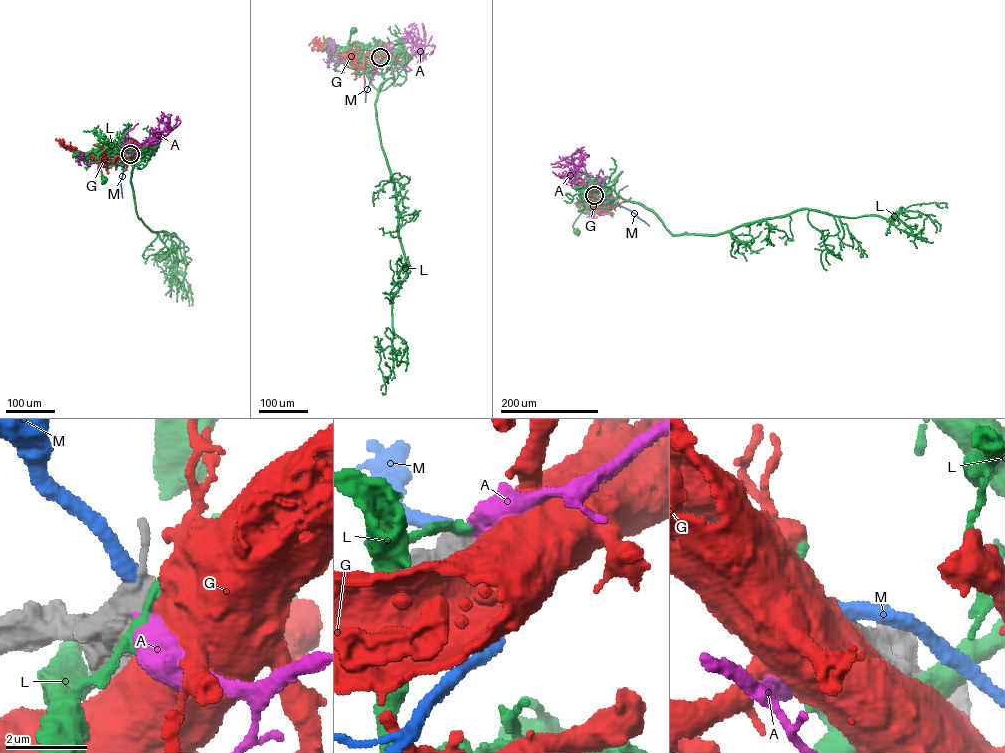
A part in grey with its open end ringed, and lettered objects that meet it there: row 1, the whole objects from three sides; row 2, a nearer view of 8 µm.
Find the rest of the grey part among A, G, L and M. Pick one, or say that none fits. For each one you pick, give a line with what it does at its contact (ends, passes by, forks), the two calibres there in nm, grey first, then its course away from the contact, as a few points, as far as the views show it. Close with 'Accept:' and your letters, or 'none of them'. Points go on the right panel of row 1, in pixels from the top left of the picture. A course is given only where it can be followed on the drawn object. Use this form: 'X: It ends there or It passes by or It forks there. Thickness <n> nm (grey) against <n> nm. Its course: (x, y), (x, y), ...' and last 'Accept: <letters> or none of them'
A: It ends there. Thickness 700 nm (grey) against 440 nm. Its course: (594, 195), (569, 177), (579, 165), (580, 152), (562, 160), (559, 156)
Accept: A

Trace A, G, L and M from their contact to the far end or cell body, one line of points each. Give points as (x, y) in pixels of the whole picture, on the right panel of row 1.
A: (594, 195), (569, 177), (579, 165), (580, 152), (562, 160), (559, 156)
G: (594, 195), (602, 202), (589, 207), (576, 206), (582, 201)
L: (594, 195), (597, 188), (579, 199), (584, 206), (573, 224), (577, 231)
M: (594, 194), (631, 211), (649, 226)

